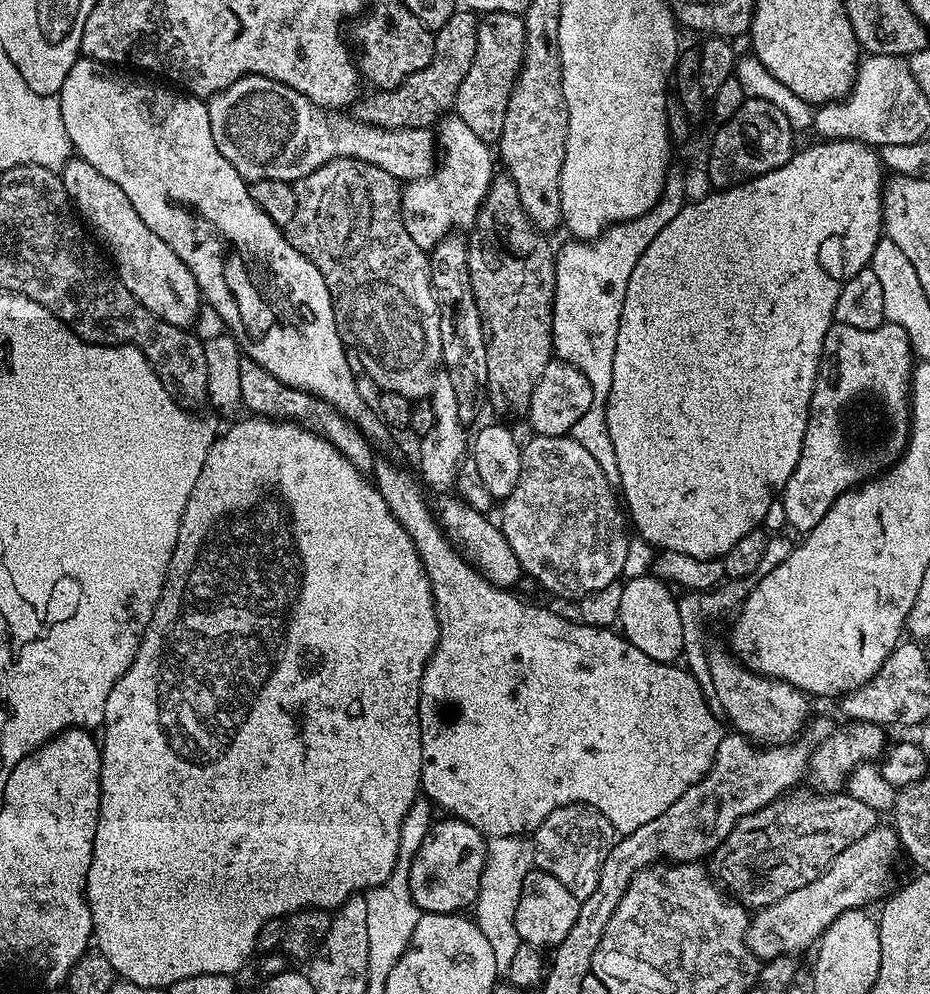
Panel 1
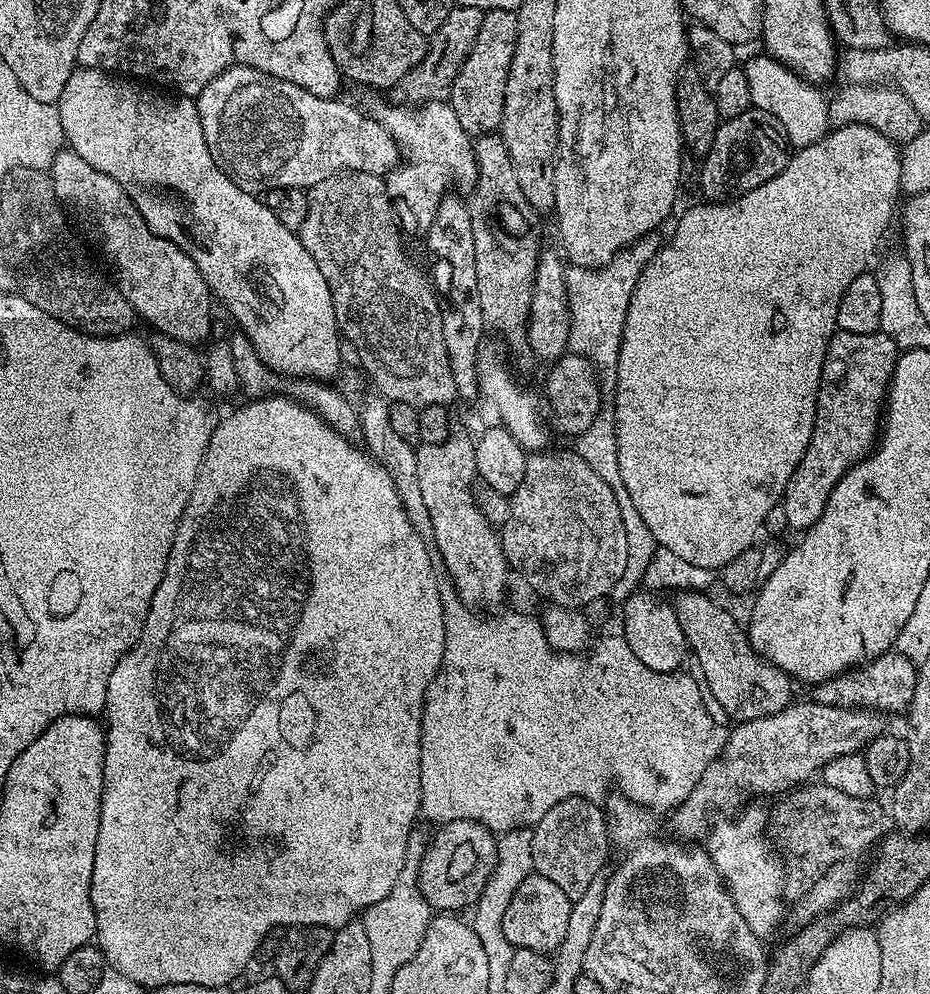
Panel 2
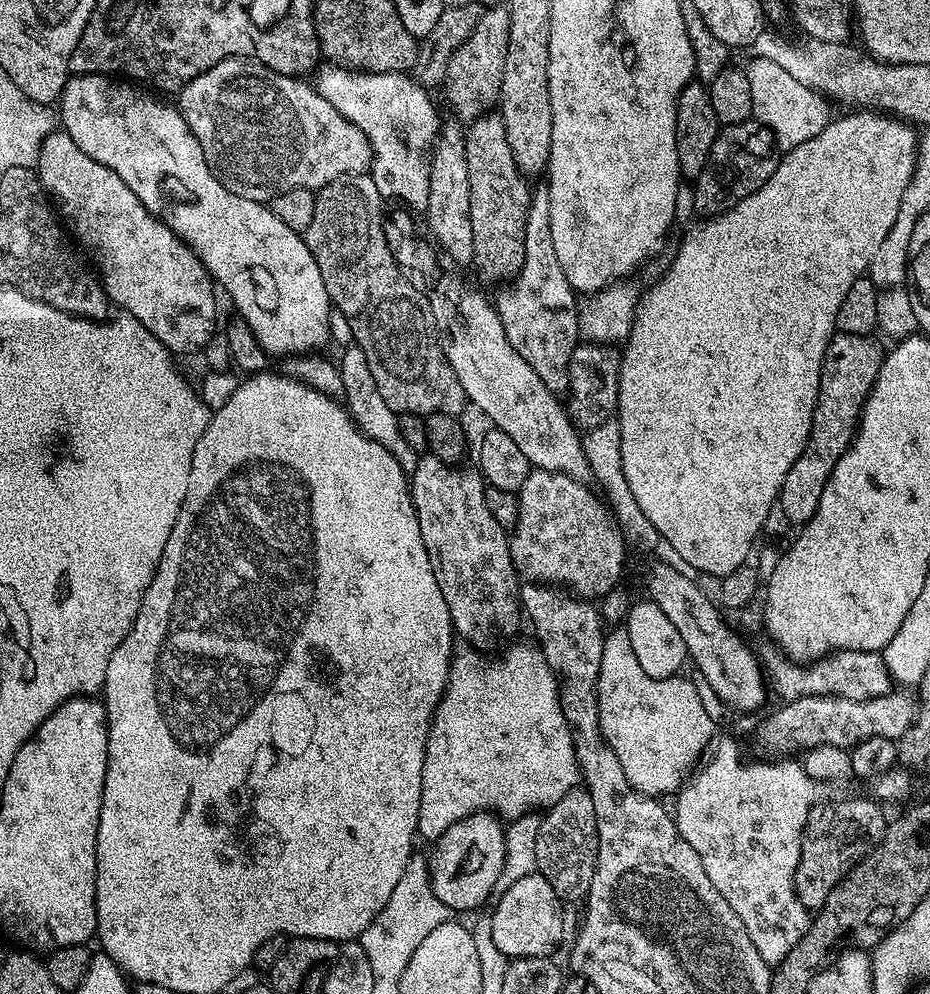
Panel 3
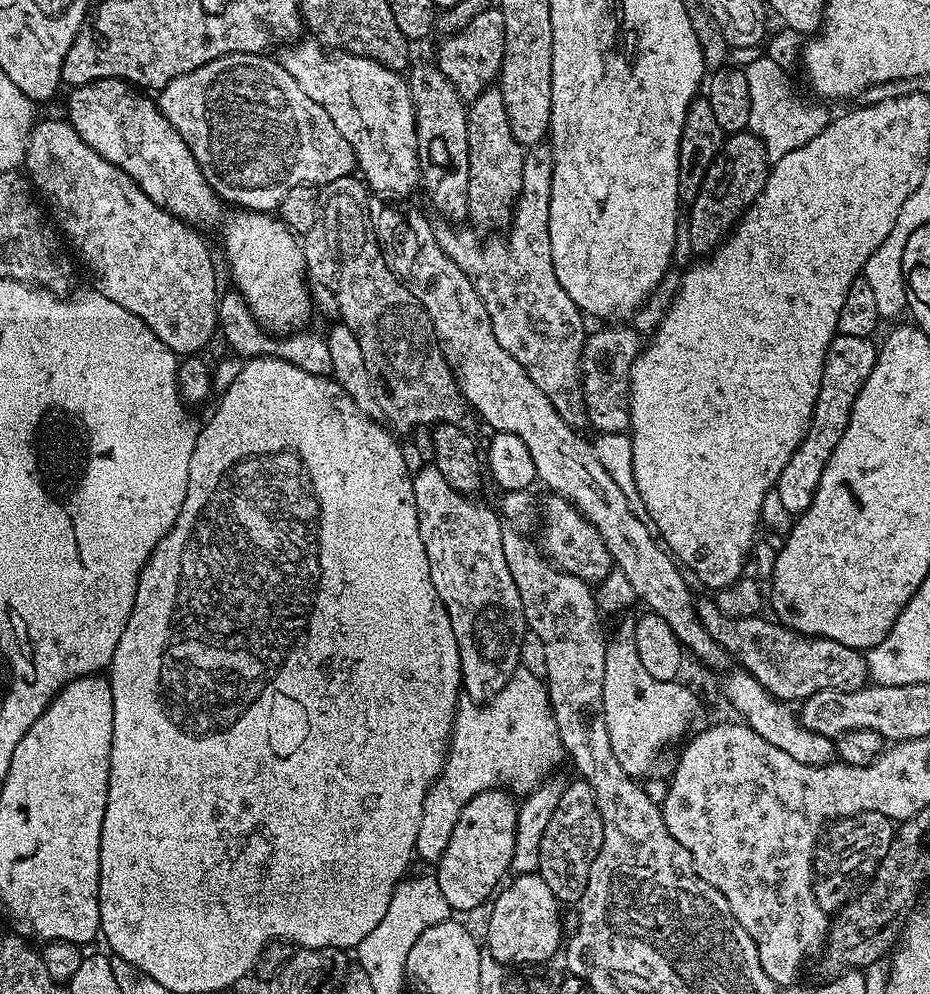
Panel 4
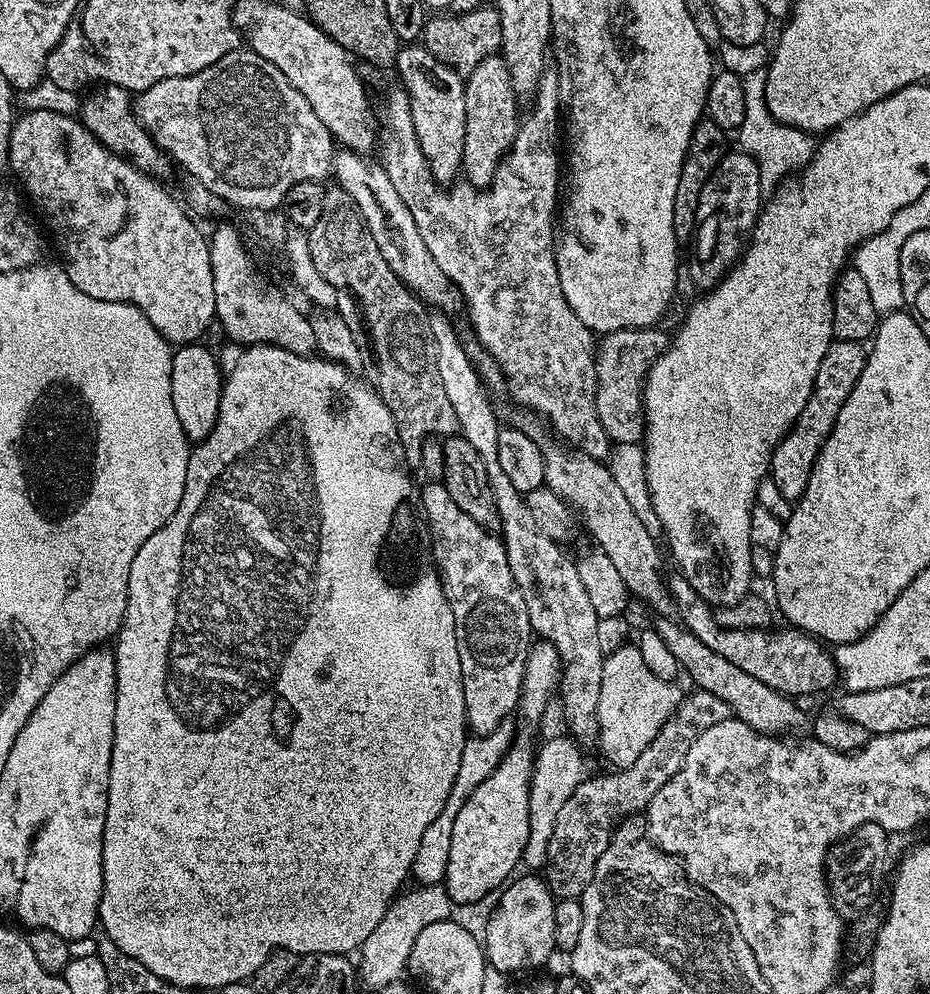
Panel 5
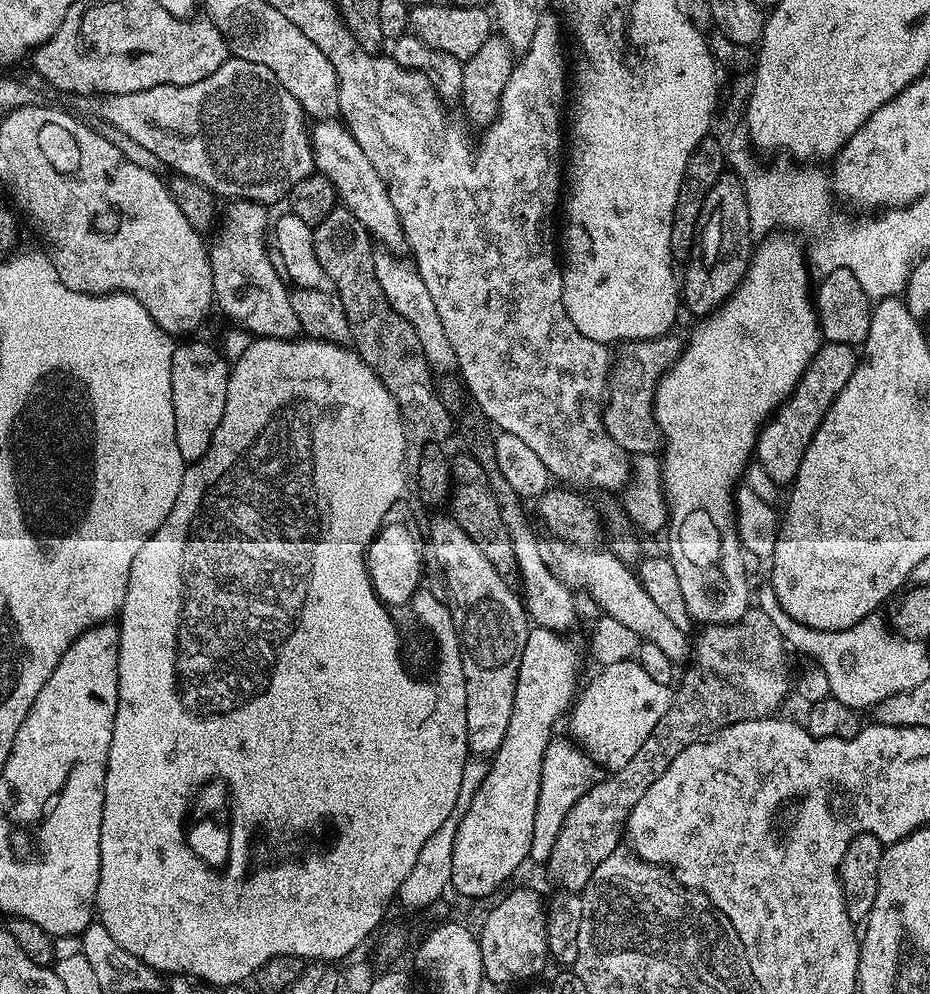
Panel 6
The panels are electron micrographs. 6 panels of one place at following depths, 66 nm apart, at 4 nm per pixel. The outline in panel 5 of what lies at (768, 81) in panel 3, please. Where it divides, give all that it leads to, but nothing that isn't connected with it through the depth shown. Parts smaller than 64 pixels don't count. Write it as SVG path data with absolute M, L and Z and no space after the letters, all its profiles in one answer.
M763 71L744 72L742 77L745 88L746 116L738 131L739 147L756 159L756 165L760 171L760 187L765 193L772 194L775 193L781 181L812 163L814 140L809 133L802 132L798 128L791 128L790 125L782 124L772 117L764 97L765 73Z

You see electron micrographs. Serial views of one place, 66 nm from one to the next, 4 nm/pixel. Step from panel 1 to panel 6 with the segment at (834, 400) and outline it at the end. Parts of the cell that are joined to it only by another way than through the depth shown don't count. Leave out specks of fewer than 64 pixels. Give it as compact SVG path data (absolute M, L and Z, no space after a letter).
M825 343L814 354L792 397L761 428L754 456L776 484L788 486L795 480L798 466L802 466L802 456L806 454L818 426L822 426L826 410L830 410L834 398L842 394L842 386L850 382L850 374L854 374L857 363L858 352L853 345Z

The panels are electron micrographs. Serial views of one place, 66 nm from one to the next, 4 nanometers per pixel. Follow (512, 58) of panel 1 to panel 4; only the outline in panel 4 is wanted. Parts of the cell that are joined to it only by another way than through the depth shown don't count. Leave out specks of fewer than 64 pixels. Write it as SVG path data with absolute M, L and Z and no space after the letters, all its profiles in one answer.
M489 6L477 14L462 30L445 35L436 52L434 63L437 68L450 78L454 90L458 90L461 100L471 102L478 98L487 88L497 83L502 58L506 50L506 18L498 6Z

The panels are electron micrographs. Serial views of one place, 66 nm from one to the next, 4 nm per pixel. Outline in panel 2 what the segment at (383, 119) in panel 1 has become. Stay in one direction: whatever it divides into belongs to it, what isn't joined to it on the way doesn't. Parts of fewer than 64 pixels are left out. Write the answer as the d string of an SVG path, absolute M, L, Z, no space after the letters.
M454 6L450 14L446 14L446 22L442 22L442 26L438 26L438 30L428 37L428 49L422 62L418 62L418 66L414 66L414 70L400 80L398 93L404 99L401 101L419 106L431 100L448 100L451 97L454 78L458 78L462 62L466 62L478 30L482 30L484 14L485 9L474 6Z

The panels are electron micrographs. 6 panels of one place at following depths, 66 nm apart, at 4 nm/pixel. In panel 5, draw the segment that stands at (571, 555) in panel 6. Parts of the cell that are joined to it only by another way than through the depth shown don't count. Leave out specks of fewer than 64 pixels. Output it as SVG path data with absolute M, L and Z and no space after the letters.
M659 617L657 624L654 625L654 630L659 636L660 640L667 649L670 650L676 661L680 664L683 673L690 676L693 684L699 691L708 692L714 694L715 697L720 698L726 702L731 710L731 713L740 719L748 726L759 732L765 732L767 736L783 737L785 734L792 734L788 732L800 732L809 727L809 717L804 717L804 712L799 708L797 701L791 696L784 695L783 692L774 690L770 686L766 686L766 682L758 682L758 678L753 678L746 671L741 670L738 666L734 666L732 662L728 662L726 658L723 658L716 651L706 646L704 642L697 638L696 635L692 635L688 632L681 623L678 623L675 619L669 617Z

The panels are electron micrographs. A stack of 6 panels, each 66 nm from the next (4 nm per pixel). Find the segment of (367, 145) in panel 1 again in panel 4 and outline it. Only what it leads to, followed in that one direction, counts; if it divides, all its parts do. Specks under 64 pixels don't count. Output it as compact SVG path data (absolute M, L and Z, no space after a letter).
M235 52L198 66L198 70L176 76L165 88L159 89L158 107L161 114L182 134L194 162L202 170L206 182L221 201L228 200L240 210L267 212L279 209L284 195L294 186L323 186L343 176L353 175L358 165L356 155L338 134L338 126L330 122L330 114L312 101L290 78L279 59L258 52Z

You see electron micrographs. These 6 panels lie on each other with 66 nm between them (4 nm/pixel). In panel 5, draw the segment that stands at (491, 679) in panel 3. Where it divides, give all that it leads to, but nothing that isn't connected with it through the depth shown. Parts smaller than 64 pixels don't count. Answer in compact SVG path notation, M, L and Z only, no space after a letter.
M501 726L488 736L472 738L465 743L462 750L462 762L458 766L458 778L454 778L450 798L446 798L446 806L442 810L442 814L438 814L438 818L434 818L434 822L430 822L430 826L426 826L425 832L422 833L422 842L418 842L418 854L414 858L410 873L411 879L417 885L437 883L438 860L436 864L436 856L443 857L450 846L450 834L454 830L454 818L458 818L458 810L462 810L468 795L500 765L500 760L508 753L510 736L508 740L506 729L507 727Z

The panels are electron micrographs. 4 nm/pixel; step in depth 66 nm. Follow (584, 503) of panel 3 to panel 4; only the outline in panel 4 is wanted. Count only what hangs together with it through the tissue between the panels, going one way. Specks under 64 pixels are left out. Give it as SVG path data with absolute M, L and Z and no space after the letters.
M555 494L547 497L541 505L541 530L544 526L542 536L538 539L541 551L563 572L574 574L589 584L599 584L614 567L612 555L606 550L601 535L568 500Z

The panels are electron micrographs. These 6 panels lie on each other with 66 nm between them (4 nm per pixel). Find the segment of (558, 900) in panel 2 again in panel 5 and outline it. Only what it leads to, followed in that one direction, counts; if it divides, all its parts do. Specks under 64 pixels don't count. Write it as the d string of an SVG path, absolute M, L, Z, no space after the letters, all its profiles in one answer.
M536 874L524 875L528 876L517 875L499 893L500 901L484 924L484 936L482 932L482 947L487 967L505 974L524 974L527 973L524 972L527 968L540 970L551 958L552 952L557 951L554 942L554 910L557 899L548 889L547 880Z

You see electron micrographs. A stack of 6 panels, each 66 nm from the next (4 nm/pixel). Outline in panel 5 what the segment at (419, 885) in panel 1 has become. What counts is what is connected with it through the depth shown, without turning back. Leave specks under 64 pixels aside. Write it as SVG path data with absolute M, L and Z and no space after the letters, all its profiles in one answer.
M524 736L517 740L515 737L508 753L500 760L500 765L468 795L462 810L458 810L458 818L454 818L454 830L450 834L450 846L442 864L442 883L453 905L476 904L486 899L517 871L516 867L521 867L526 838L530 836L533 763L533 745L528 745Z

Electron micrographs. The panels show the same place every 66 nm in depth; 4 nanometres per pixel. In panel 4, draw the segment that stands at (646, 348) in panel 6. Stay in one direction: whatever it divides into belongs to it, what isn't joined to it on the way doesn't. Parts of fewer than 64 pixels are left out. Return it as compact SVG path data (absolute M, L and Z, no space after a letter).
M604 326L604 329L601 332L592 332L589 331L584 338L584 349L582 350L582 354L580 355L580 362L582 365L582 375L584 378L584 405L586 406L586 410L588 411L588 424L591 427L596 427L595 431L597 433L601 432L622 432L627 433L629 431L628 423L630 422L630 410L628 409L628 383L630 382L630 370L634 366L634 362L638 358L638 354L640 353L640 349L642 347L642 339L640 340L640 336L635 332L632 328L608 328L612 326Z

